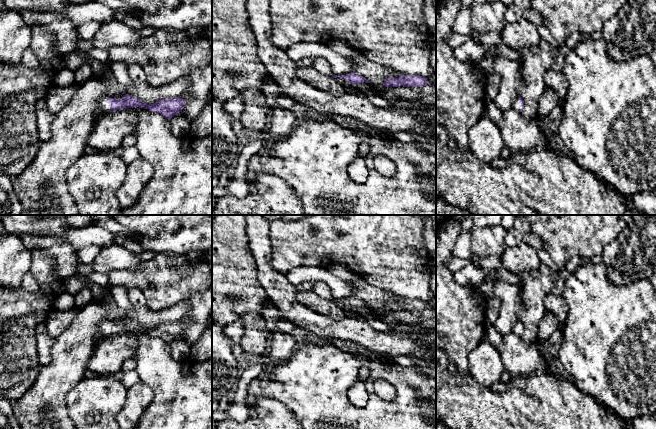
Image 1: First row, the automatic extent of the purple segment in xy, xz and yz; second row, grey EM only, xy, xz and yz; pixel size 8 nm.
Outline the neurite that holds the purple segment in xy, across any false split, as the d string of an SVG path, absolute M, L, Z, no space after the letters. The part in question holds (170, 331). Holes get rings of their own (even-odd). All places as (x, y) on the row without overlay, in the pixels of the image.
M129 318L123 319L121 323L111 322L109 319L100 321L97 325L104 336L126 334L127 332L146 332L151 336L160 337L166 343L171 344L175 339L180 338L185 330L185 324L179 321L162 323L155 327L148 328Z

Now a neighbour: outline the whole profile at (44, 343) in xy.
M38 324L36 326L36 347L41 367L51 363L51 348L53 345L54 339L47 333L45 324Z

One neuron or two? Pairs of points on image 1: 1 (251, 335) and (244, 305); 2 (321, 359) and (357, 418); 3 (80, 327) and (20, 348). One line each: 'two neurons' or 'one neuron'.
1: two neurons
2: one neuron
3: two neurons

